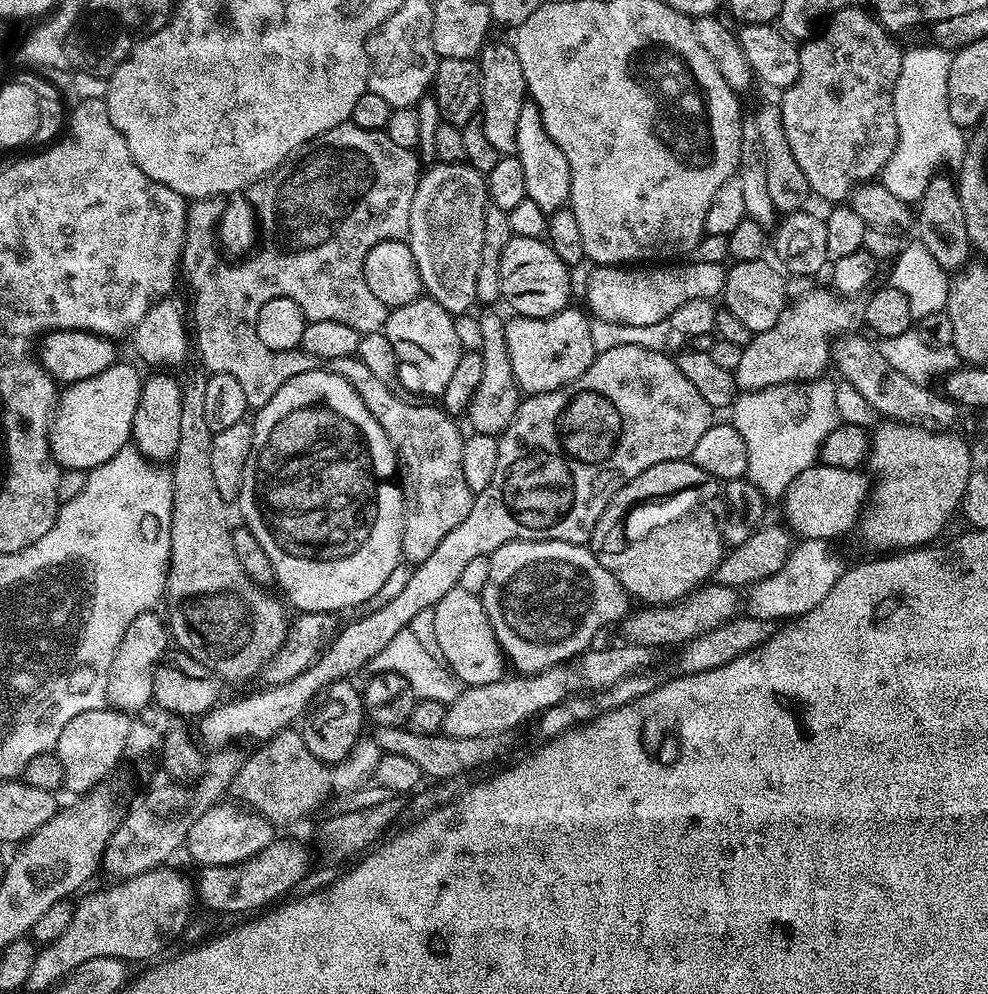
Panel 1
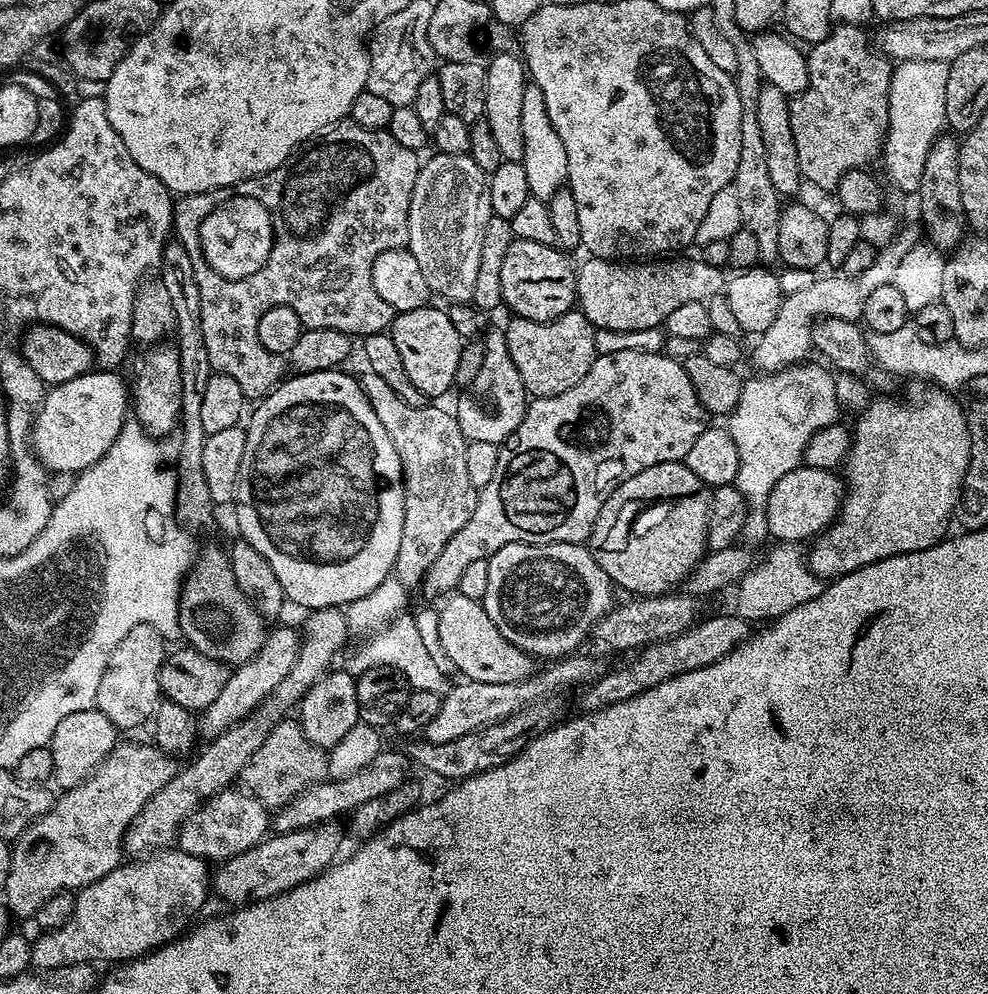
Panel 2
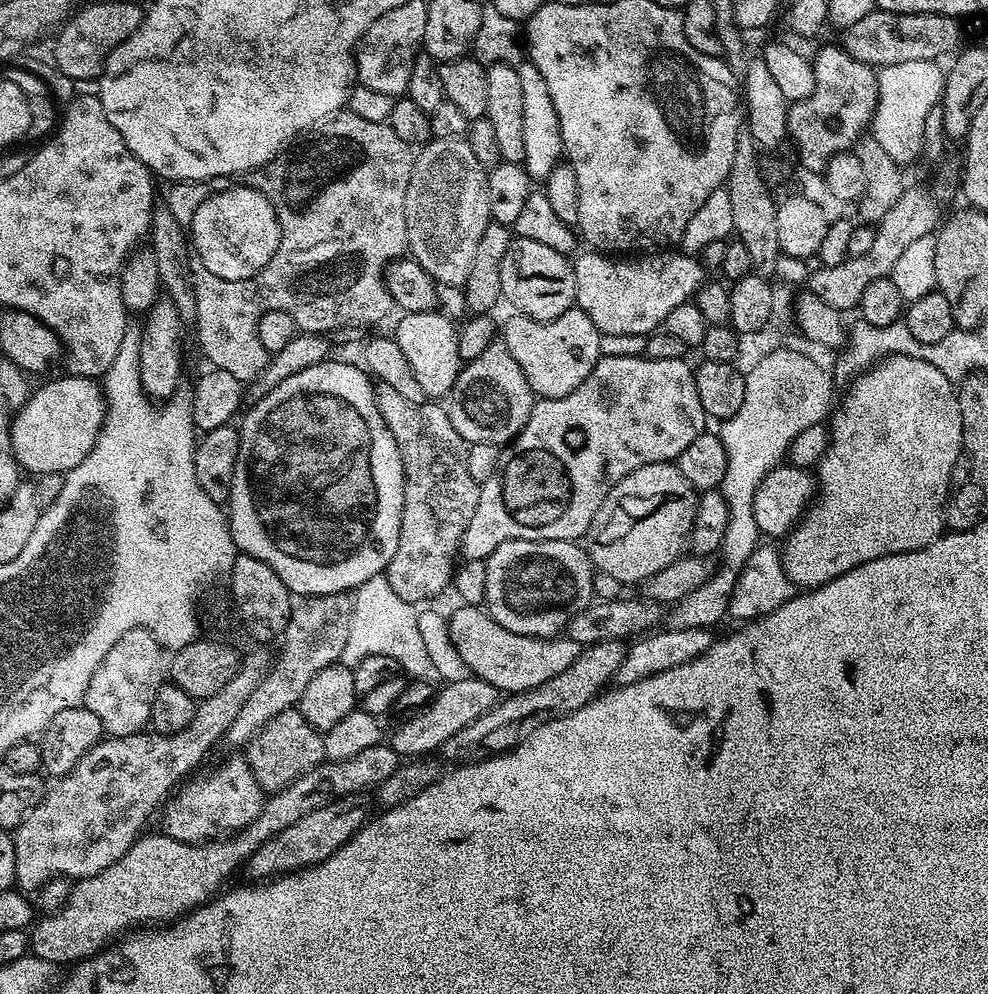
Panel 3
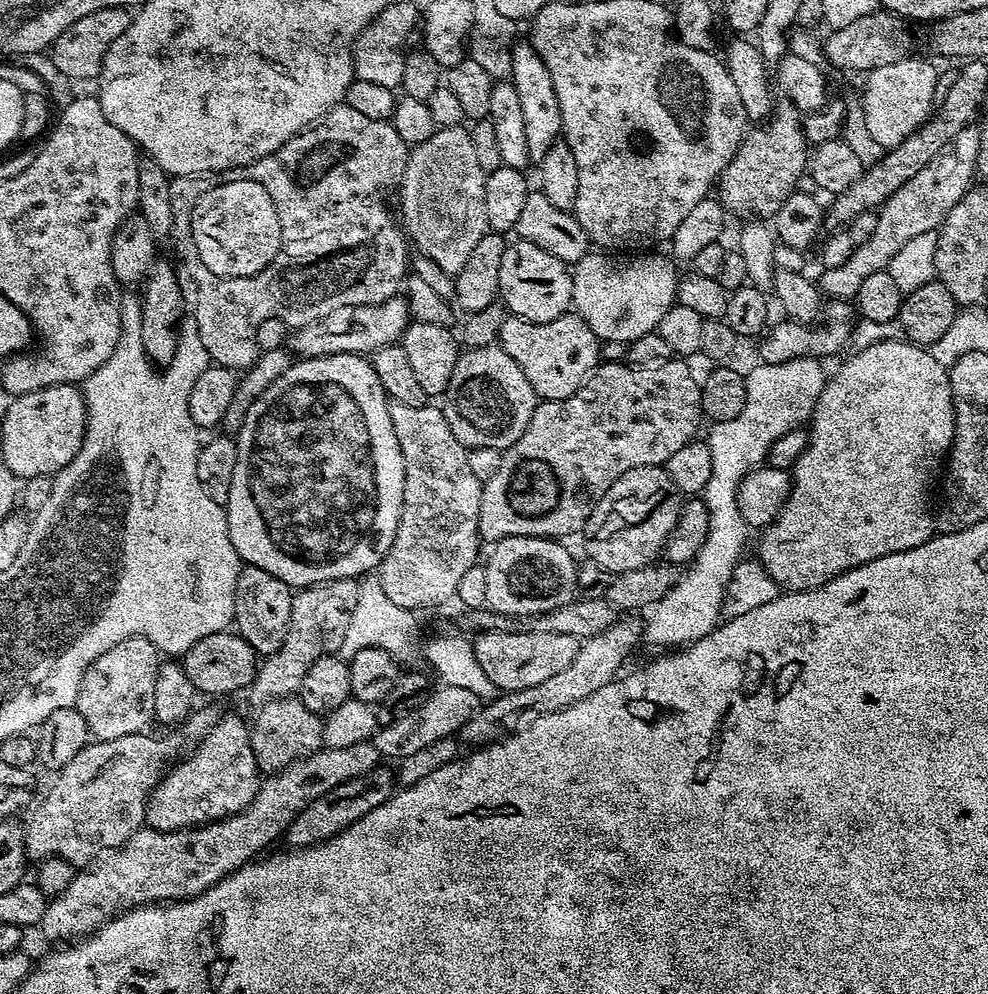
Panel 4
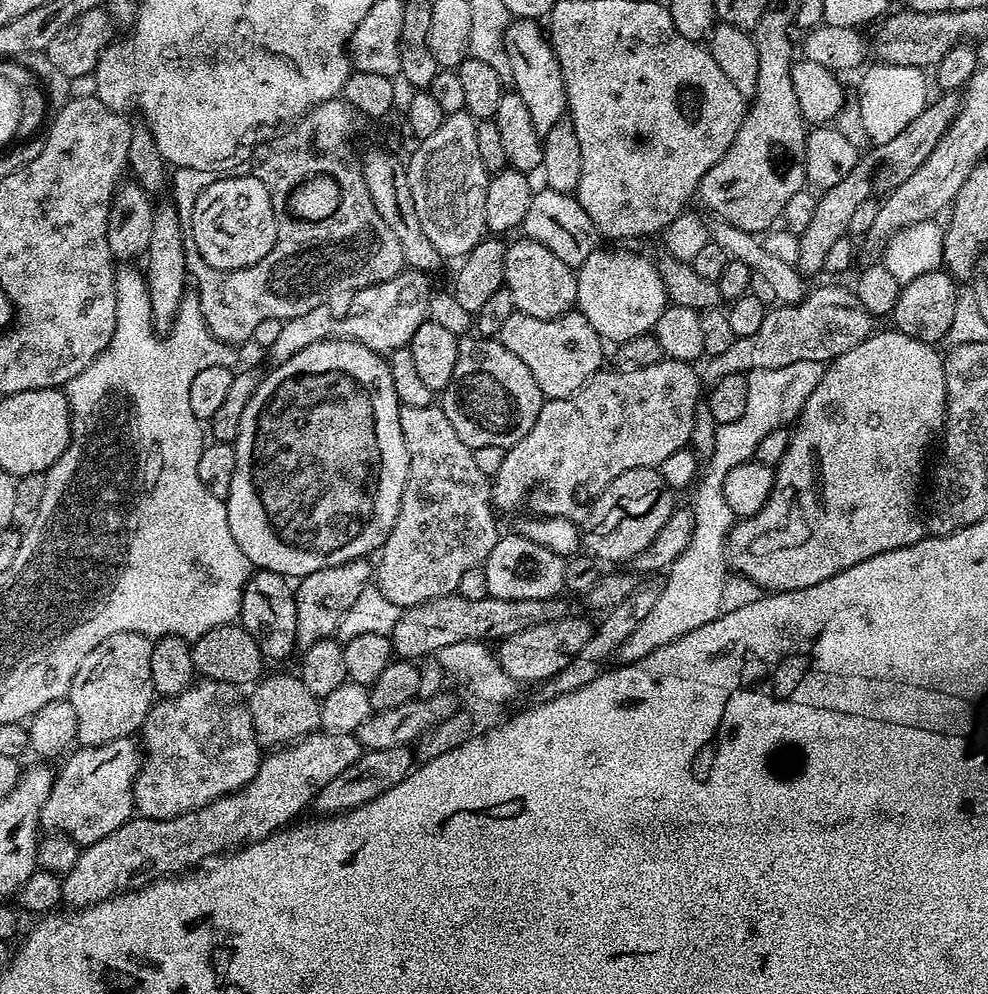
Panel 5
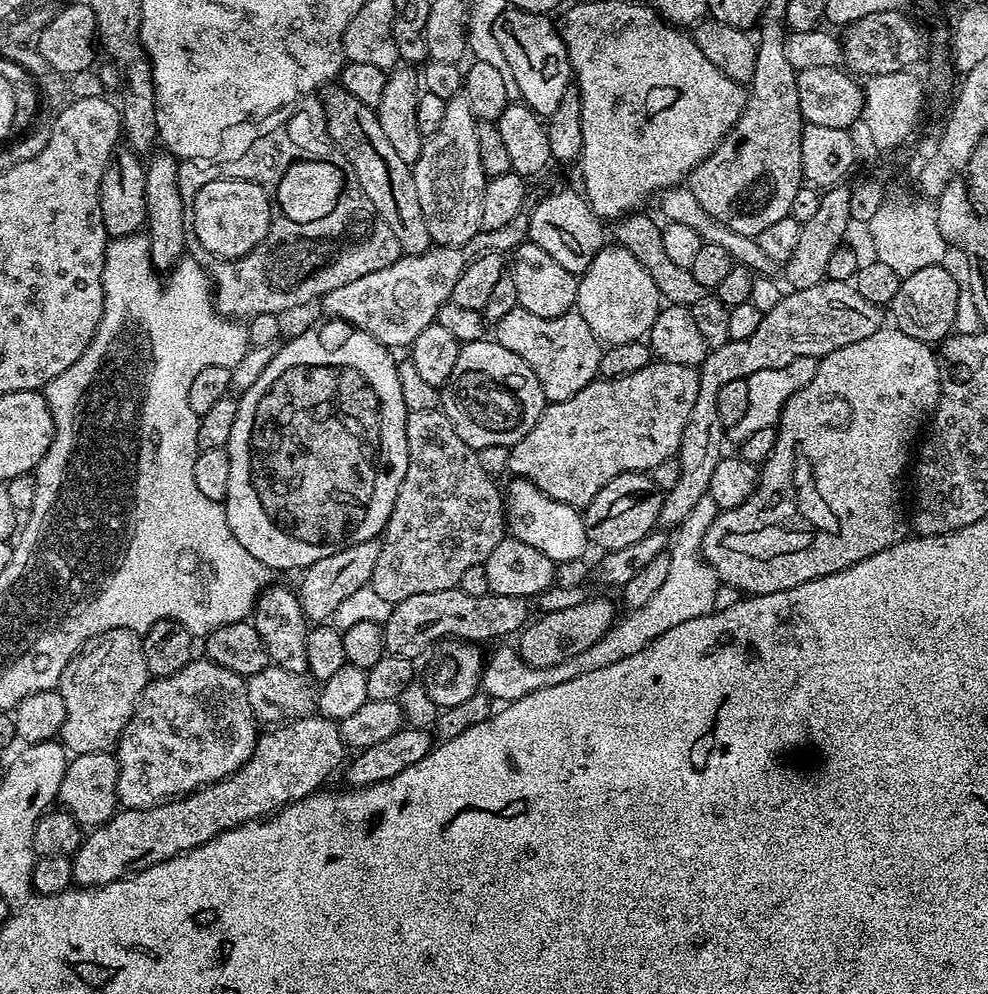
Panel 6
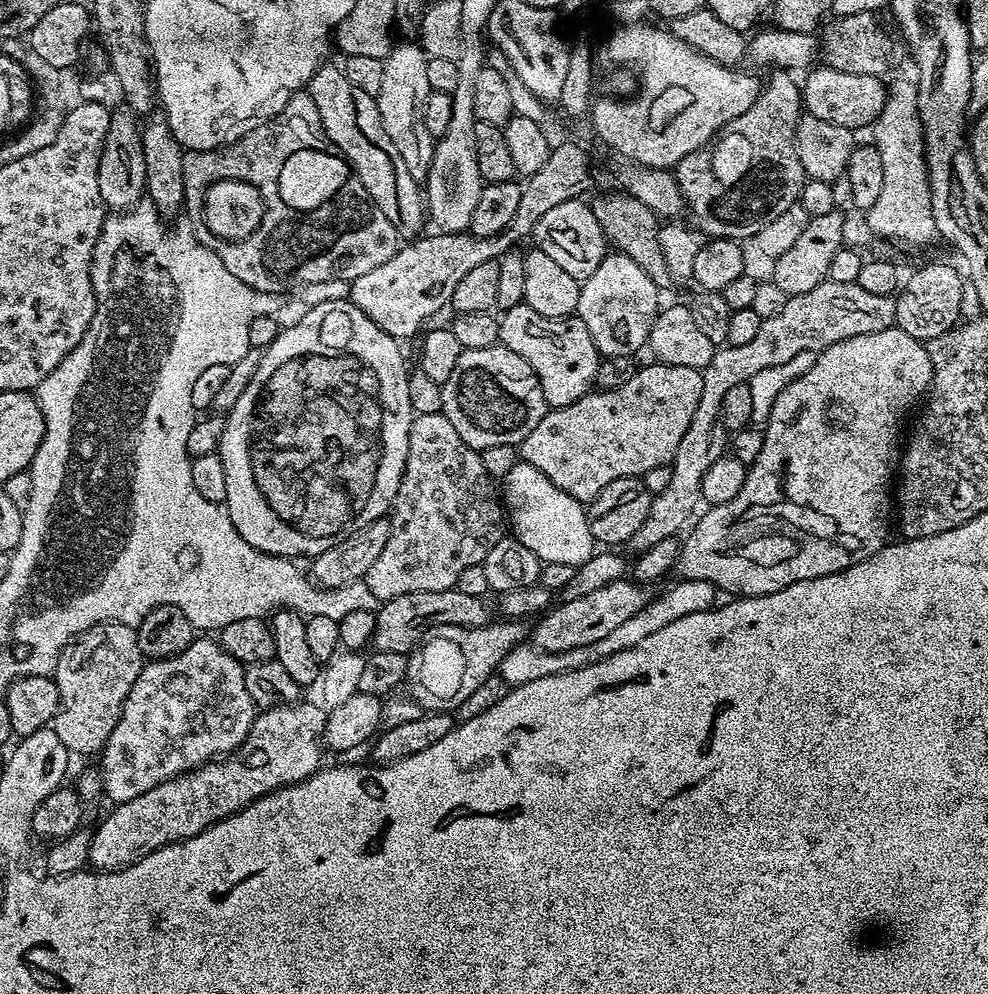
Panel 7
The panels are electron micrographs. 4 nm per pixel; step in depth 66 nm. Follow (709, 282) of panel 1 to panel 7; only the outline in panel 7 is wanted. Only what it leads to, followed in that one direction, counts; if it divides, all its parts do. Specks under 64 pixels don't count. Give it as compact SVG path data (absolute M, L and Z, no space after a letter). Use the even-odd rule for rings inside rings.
M612 250L605 255L598 270L581 283L575 315L586 322L590 338L594 338L594 346L601 357L635 357L636 351L648 343L654 318L662 307L660 296L661 289L642 271L642 266L634 262L634 258L626 258L626 254Z

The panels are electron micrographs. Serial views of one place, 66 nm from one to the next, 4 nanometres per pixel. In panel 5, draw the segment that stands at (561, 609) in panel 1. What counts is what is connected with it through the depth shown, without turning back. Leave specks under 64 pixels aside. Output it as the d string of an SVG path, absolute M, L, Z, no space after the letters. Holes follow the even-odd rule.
M521 534L515 536L501 535L494 550L490 550L482 567L486 574L486 586L489 596L494 598L542 598L551 600L565 591L564 587L565 557L552 553L546 546L530 541Z

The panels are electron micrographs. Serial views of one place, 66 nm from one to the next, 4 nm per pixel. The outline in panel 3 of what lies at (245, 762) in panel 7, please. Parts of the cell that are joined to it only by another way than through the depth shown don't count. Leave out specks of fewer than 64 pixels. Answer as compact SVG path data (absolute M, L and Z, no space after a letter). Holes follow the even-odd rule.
M381 742L348 760L325 762L301 773L292 784L265 799L254 822L230 836L187 844L163 834L141 835L118 862L106 866L106 870L98 874L75 881L68 901L57 912L35 921L30 932L31 955L57 966L71 966L105 951L106 946L129 930L141 926L164 926L187 916L213 899L225 887L224 880L231 878L232 871L239 864L240 867L247 865L248 859L274 833L290 826L290 822L298 822L302 814L333 798L360 794L363 788L371 789L386 782L401 763L402 757L393 750L391 743Z

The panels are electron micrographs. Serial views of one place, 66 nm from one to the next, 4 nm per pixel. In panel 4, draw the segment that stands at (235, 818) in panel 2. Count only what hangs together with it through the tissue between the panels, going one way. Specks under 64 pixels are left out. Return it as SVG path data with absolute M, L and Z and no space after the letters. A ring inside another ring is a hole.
M221 715L203 742L195 745L179 762L173 763L161 776L155 788L148 795L144 824L154 830L176 832L179 828L195 828L202 824L211 824L223 816L233 816L241 812L254 798L262 783L260 767L256 765L252 749L252 733L249 725L244 724L240 716Z

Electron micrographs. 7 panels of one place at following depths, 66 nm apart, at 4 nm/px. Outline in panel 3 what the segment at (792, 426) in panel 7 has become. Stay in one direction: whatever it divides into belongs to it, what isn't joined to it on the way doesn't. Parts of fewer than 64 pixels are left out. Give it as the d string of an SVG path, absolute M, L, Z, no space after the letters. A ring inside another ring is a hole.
M887 355L879 362L865 368L847 385L848 393L839 397L834 411L831 413L830 435L828 448L824 451L824 457L815 469L814 476L818 481L818 488L824 493L817 495L809 503L805 513L800 518L800 523L788 533L783 541L784 546L779 549L781 565L789 578L789 582L800 590L820 588L826 582L870 562L874 558L882 558L890 554L902 554L924 548L927 544L938 539L946 528L946 509L948 507L948 493L952 486L952 471L956 469L956 463L960 452L964 449L964 427L962 426L962 410L958 388L953 381L948 380L942 370L932 366L930 362L922 358Z

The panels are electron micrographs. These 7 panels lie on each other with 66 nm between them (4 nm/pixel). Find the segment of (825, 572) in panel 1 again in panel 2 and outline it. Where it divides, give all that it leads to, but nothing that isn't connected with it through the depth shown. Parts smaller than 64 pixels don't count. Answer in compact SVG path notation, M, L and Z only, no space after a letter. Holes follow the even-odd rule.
M779 541L771 546L766 556L761 561L759 559L735 585L734 612L743 620L771 621L795 606L812 601L824 589L823 581L808 567L803 549L795 541Z

